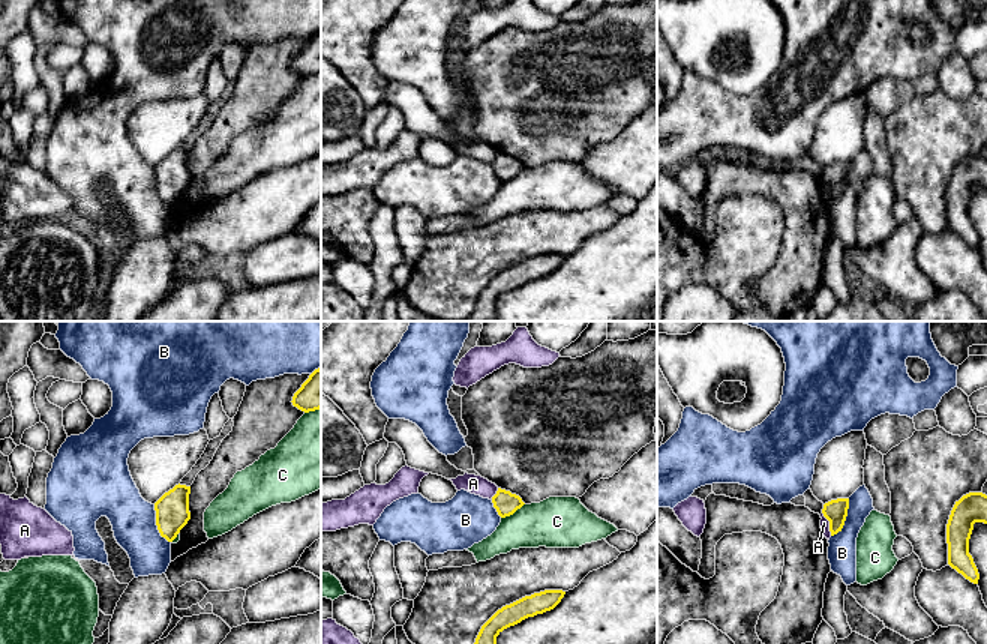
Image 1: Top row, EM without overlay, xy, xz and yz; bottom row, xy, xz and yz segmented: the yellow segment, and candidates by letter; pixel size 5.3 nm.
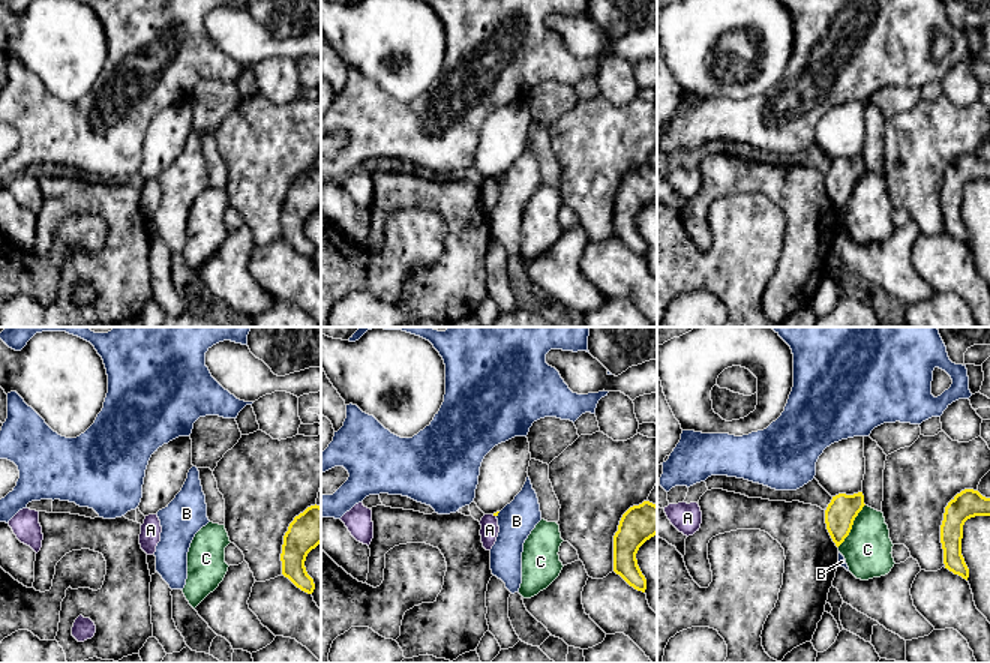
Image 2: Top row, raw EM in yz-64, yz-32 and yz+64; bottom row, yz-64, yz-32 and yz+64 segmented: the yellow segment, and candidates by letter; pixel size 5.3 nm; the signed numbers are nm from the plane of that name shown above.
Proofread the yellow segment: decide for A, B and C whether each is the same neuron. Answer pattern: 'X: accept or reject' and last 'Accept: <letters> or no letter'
A: reject
B: reject
C: reject
Accept: no letter

